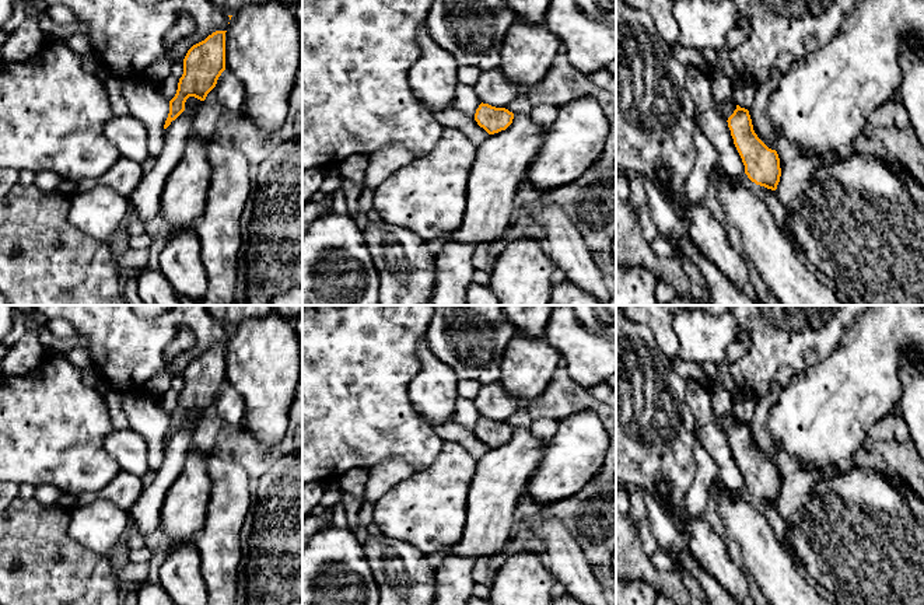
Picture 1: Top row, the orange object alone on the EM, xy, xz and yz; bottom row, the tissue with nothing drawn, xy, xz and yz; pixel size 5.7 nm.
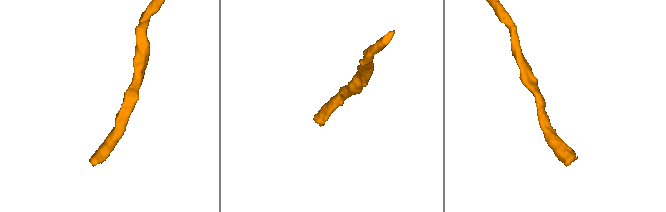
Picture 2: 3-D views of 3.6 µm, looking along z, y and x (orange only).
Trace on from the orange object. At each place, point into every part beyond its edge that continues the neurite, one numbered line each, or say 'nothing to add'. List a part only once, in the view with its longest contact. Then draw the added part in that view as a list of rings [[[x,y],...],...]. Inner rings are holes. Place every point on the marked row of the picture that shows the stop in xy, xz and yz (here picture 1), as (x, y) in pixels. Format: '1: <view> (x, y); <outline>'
nothing to add

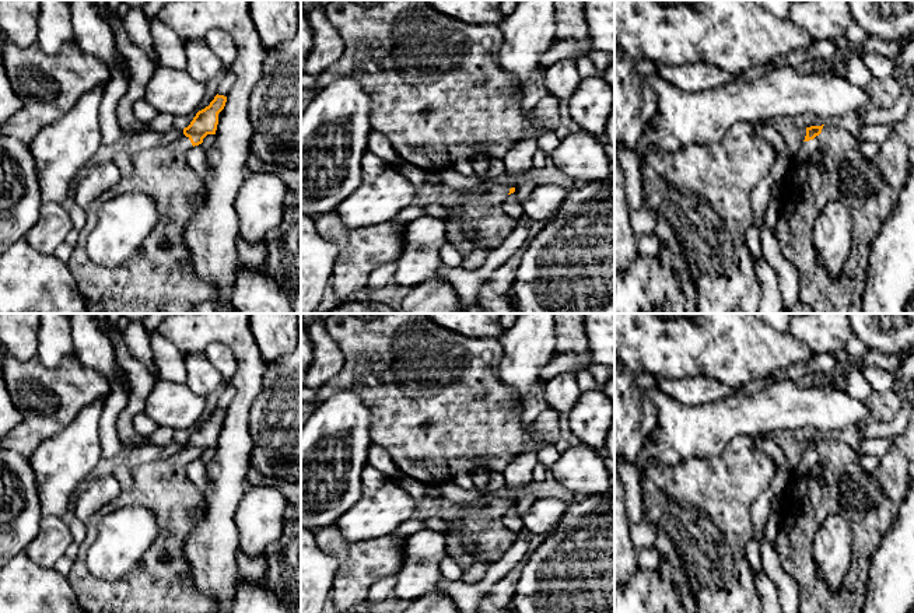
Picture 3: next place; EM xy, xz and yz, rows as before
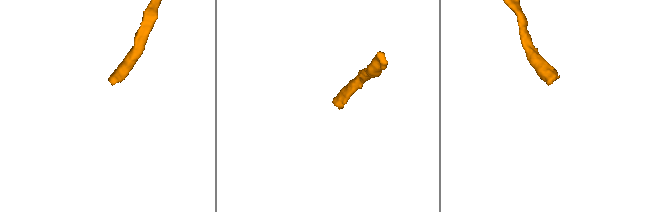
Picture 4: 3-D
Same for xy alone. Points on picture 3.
1: xy (158, 277); [[[182,134],[172,143],[158,141],[154,147],[132,155],[133,172],[119,181],[115,192],[141,192],[151,197],[158,221],[129,259],[116,267],[101,266],[91,260],[84,239],[77,241],[73,253],[66,259],[90,313],[190,313],[199,304],[214,298],[216,290],[199,280],[182,235],[186,223],[204,203],[204,182],[186,158],[192,147],[189,137]]]

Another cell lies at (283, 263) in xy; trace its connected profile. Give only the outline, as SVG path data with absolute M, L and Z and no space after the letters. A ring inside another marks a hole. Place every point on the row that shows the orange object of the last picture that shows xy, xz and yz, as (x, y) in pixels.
M301 196L287 197L283 221L266 242L265 273L288 295L301 291Z

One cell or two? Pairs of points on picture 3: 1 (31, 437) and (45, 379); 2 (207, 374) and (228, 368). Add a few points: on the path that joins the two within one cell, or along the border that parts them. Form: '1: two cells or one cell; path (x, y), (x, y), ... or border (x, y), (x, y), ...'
1: one cell; path (39, 423), (46, 416), (46, 407), (59, 393)
2: two cells; border (203, 351), (224, 379)

